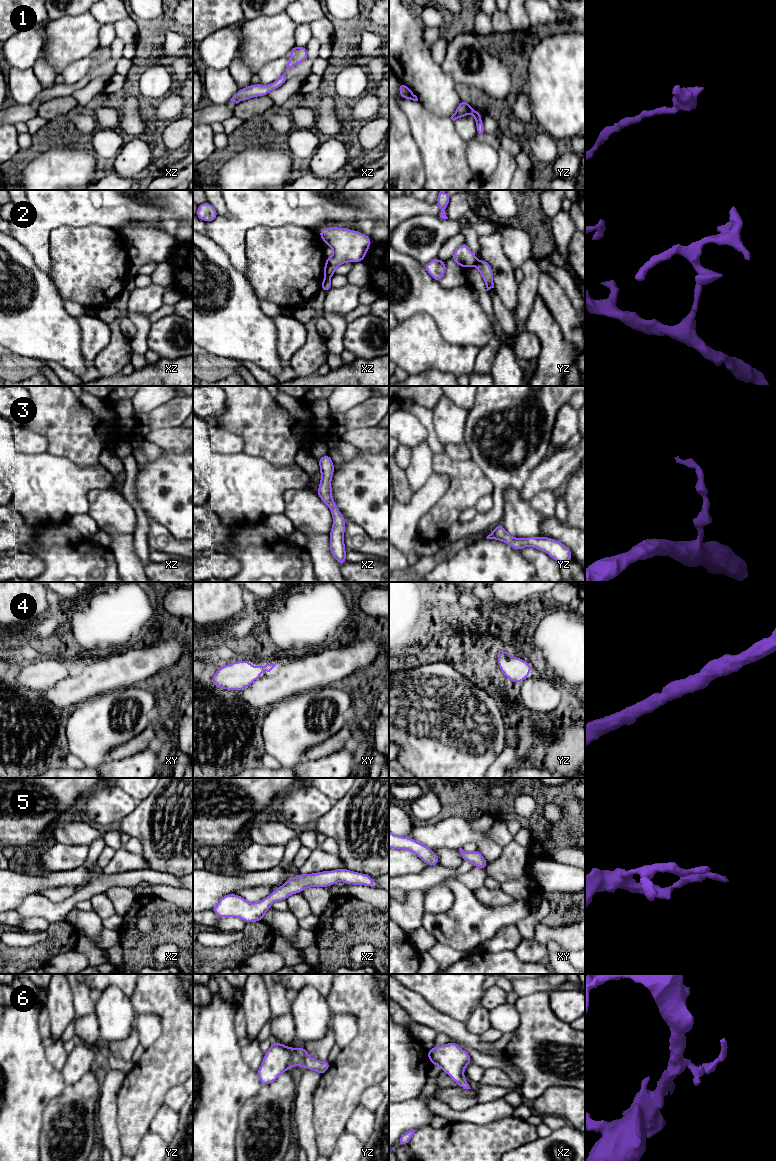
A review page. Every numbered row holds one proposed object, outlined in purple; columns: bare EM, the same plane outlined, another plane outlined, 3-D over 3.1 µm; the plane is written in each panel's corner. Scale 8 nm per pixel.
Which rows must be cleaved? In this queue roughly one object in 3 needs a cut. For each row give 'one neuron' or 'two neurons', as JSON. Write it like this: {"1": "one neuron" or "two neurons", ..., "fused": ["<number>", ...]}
{"1": "one neuron", "2": "two neurons", "3": "one neuron", "4": "one neuron", "5": "one neuron", "6": "one neuron", "fused": ["2"]}

